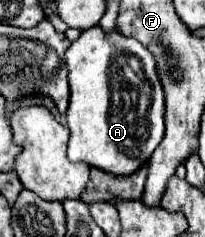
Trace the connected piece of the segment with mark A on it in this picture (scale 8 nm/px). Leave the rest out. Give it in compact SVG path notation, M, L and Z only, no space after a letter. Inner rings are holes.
M100 25L84 31L66 51L66 67L68 67L68 83L70 83L70 105L66 111L66 121L70 129L68 143L68 159L82 161L90 167L98 167L116 177L132 175L142 163L150 159L154 149L164 137L164 89L160 77L156 73L154 55L134 37L120 33L118 29L104 31ZM130 89L142 95L142 105L138 105L138 115L134 111L136 105L130 101Z

